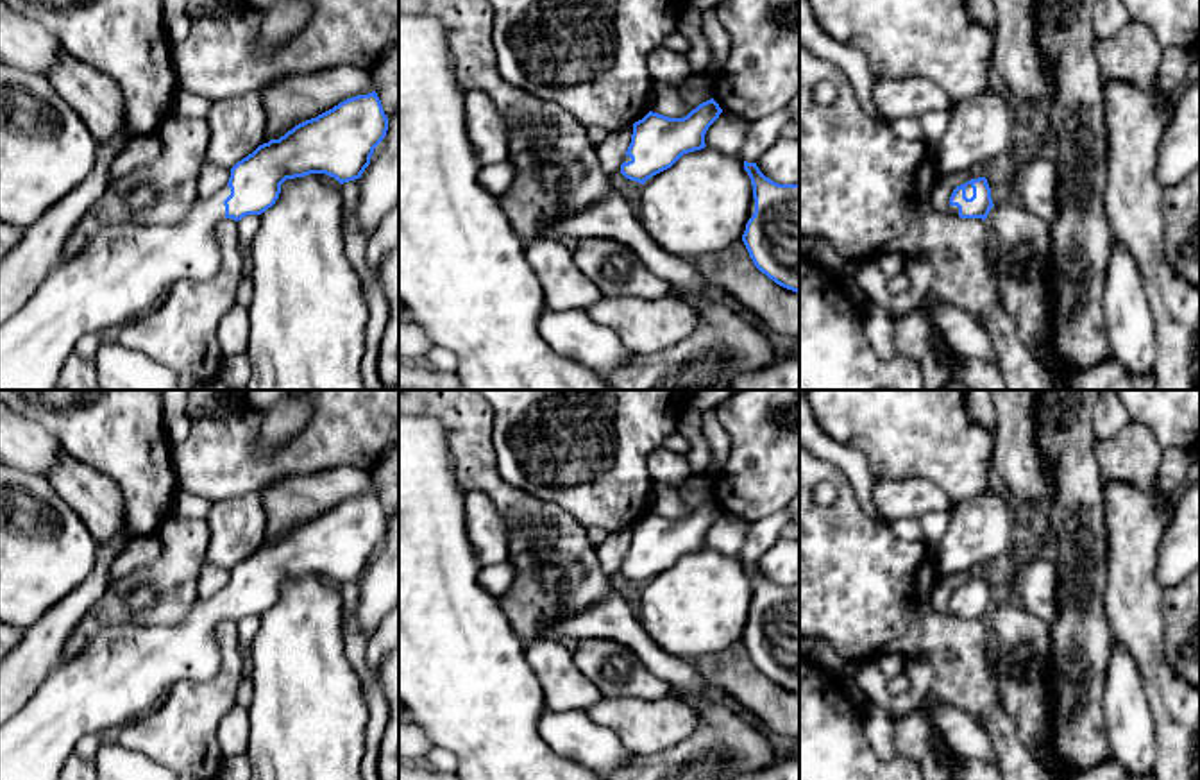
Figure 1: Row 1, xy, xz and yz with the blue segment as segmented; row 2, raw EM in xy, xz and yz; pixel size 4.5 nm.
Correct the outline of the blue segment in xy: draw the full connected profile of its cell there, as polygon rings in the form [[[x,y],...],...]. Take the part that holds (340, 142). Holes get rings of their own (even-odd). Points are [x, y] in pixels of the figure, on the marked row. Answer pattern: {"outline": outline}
{"outline": [[[376,91],[358,95],[259,145],[231,168],[229,182],[199,197],[173,225],[114,224],[104,227],[77,256],[63,259],[32,297],[0,326],[0,390],[54,390],[59,370],[88,333],[104,333],[148,315],[177,281],[204,283],[220,268],[215,227],[224,218],[261,215],[275,204],[286,179],[325,174],[340,184],[359,179],[388,131]]]}

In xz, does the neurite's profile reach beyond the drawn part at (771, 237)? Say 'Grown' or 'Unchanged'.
Unchanged

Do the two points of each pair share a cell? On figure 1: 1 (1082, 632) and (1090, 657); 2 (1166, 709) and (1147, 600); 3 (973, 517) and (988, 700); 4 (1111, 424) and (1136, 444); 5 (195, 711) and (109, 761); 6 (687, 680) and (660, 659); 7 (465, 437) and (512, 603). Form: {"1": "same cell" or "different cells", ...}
{"1": "same cell", "2": "same cell", "3": "different cells", "4": "different cells", "5": "different cells", "6": "same cell", "7": "same cell"}

